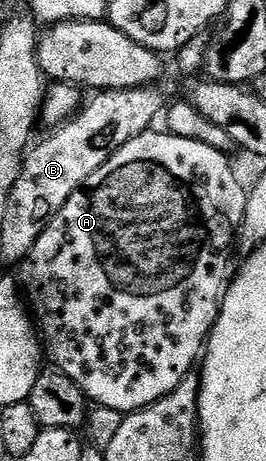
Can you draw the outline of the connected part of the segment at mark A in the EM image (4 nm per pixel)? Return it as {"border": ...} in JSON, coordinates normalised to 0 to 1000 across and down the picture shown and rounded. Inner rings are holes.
{"border":[[[549,286],[508,295],[357,382],[342,382],[301,412],[289,412],[237,443],[222,469],[177,486],[177,503],[132,521],[132,538],[102,553],[90,568],[75,570],[71,620],[117,666],[120,688],[147,709],[150,731],[162,735],[162,759],[211,800],[229,803],[282,833],[305,837],[308,850],[338,874],[398,881],[410,889],[444,889],[444,900],[466,902],[504,889],[534,889],[598,868],[613,868],[711,811],[729,809],[748,779],[786,740],[786,722],[831,675],[831,649],[842,646],[853,614],[868,603],[861,586],[861,540],[880,540],[898,516],[906,479],[921,466],[925,406],[906,406],[876,360],[861,354],[865,336],[838,325],[812,325],[748,304],[703,304],[632,286],[575,291]]]}

